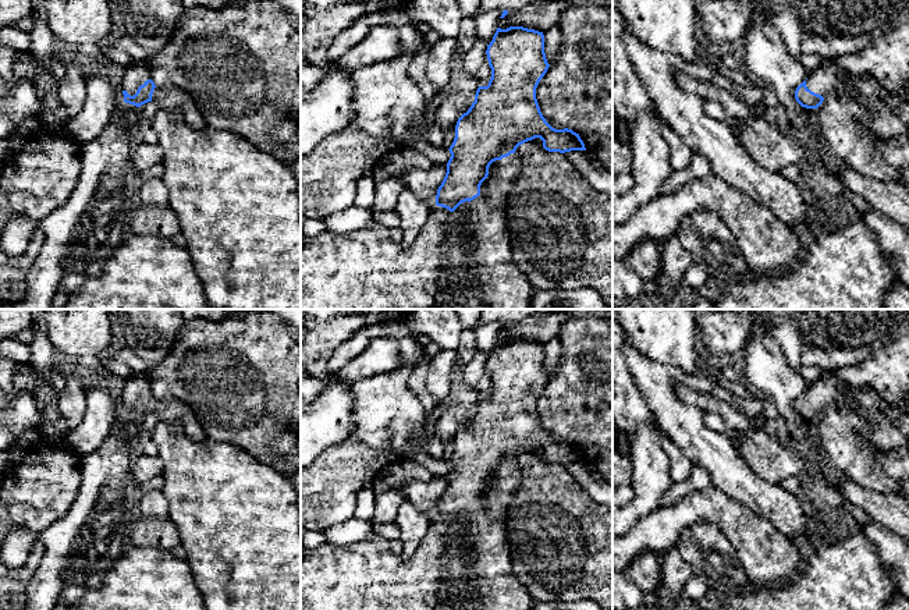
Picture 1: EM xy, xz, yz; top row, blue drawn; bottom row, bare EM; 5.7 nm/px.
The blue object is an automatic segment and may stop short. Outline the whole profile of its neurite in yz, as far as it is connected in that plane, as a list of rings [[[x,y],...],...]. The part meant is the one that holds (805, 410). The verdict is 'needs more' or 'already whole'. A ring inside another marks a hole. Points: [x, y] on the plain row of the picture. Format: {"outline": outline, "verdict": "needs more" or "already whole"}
{"outline": [[[825,372],[807,387],[795,402],[796,414],[806,421],[817,421],[830,407],[846,405],[859,414],[880,411],[887,416],[909,414],[909,407],[896,407],[884,401],[873,389],[855,389],[844,383],[837,372]]], "verdict": "needs more"}

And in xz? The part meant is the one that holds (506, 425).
{"outline": [[[523,338],[497,340],[486,366],[491,390],[487,398],[477,400],[475,414],[457,433],[455,450],[448,461],[451,469],[447,485],[436,507],[436,517],[452,525],[450,545],[443,556],[444,579],[440,591],[447,595],[444,610],[532,610],[535,600],[512,570],[505,528],[508,506],[521,480],[521,469],[515,462],[535,450],[540,450],[548,464],[565,465],[586,460],[579,446],[568,440],[553,440],[540,423],[536,400],[550,379],[544,365],[543,344]]], "verdict": "needs more"}

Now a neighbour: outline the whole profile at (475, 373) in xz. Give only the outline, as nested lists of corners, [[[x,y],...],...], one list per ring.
[[[476,350],[473,358],[466,363],[461,372],[462,380],[469,384],[479,396],[487,398],[491,390],[491,380],[487,372],[487,355]]]

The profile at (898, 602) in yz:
[[[896,593],[888,600],[885,610],[909,610],[909,599]]]

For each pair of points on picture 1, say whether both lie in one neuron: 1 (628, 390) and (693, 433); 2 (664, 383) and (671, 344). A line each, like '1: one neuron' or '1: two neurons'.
1: two neurons
2: two neurons

